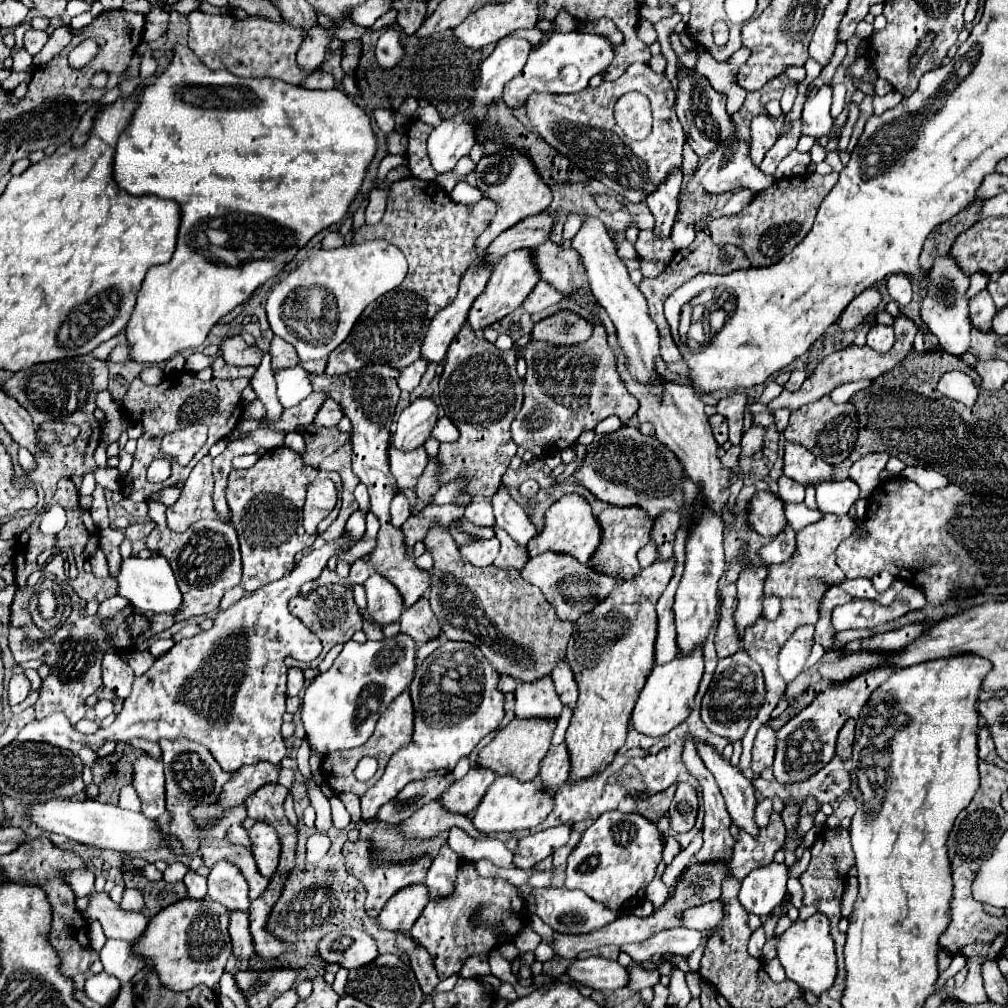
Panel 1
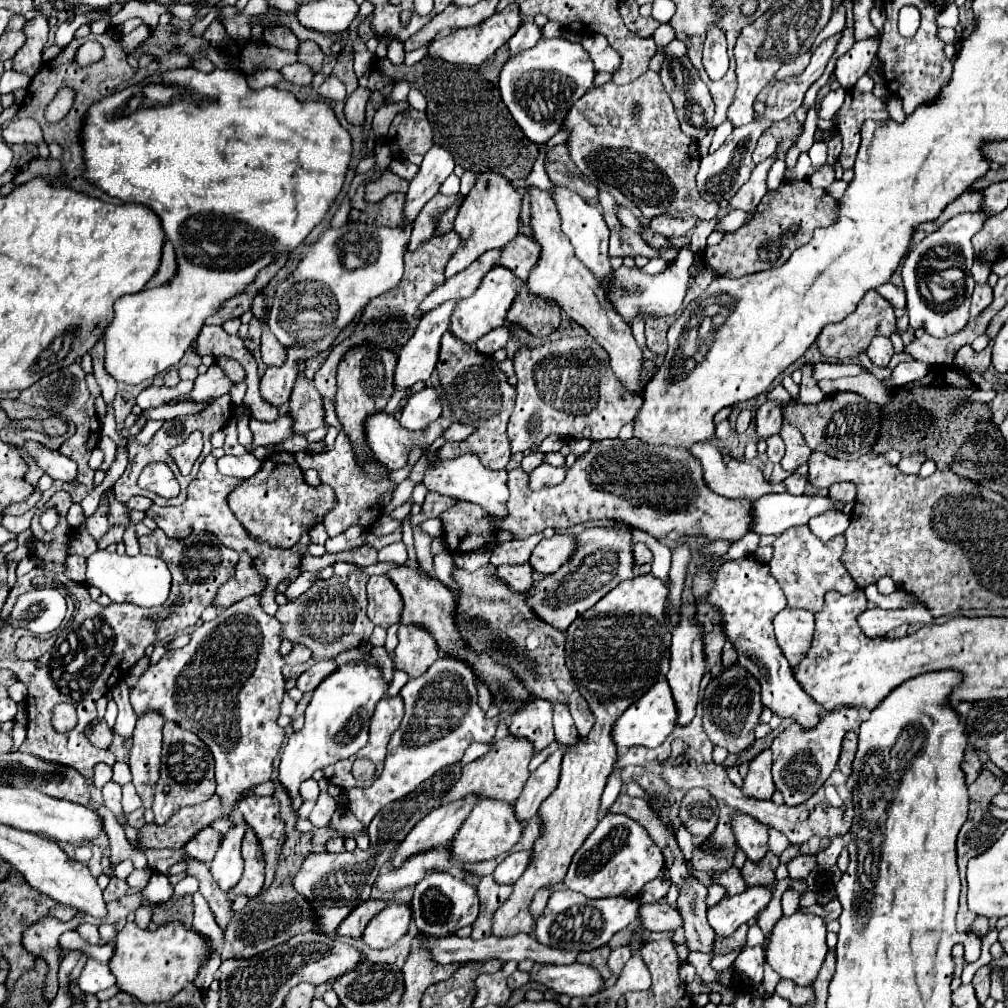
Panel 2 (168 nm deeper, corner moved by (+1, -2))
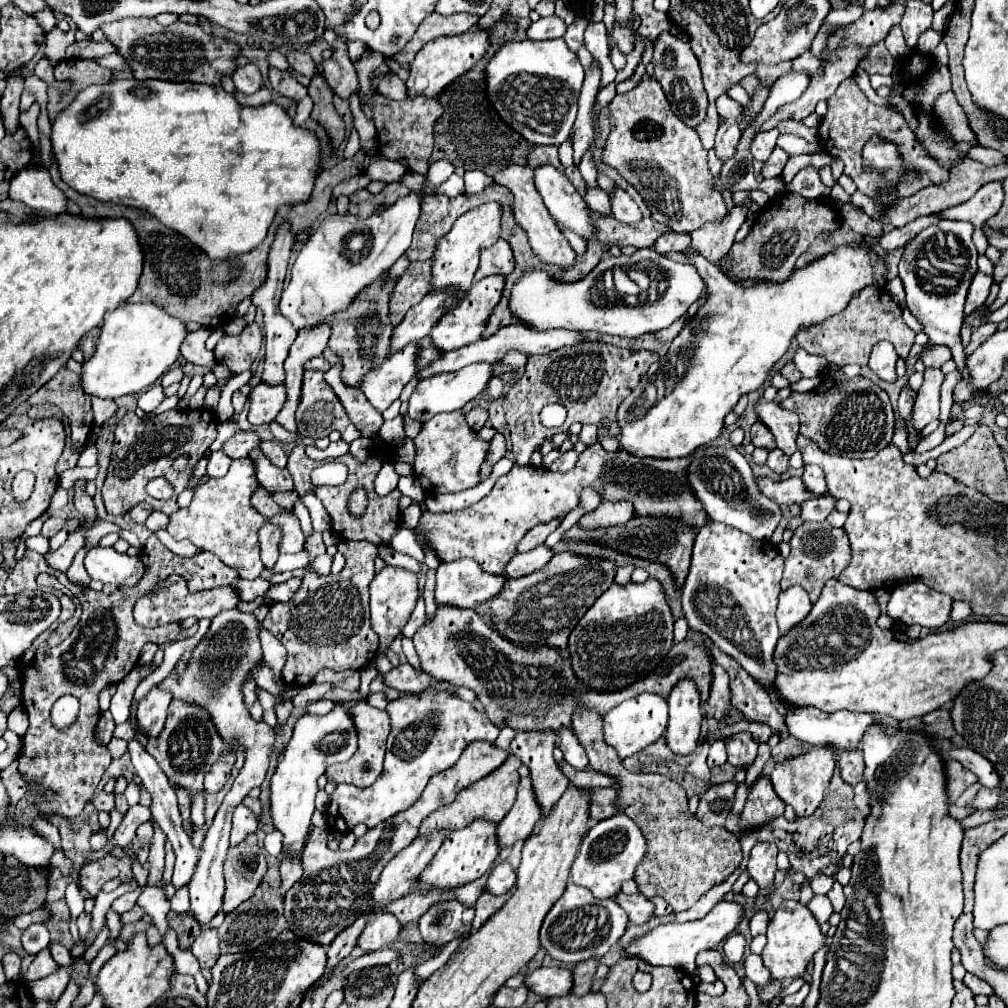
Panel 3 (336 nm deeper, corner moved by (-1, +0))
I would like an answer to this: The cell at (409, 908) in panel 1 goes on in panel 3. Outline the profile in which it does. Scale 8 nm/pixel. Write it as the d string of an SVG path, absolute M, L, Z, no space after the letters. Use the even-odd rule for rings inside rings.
M374 913L366 925L366 929L362 931L362 935L358 937L358 945L362 947L364 953L372 953L372 951L380 951L388 945L392 945L396 941L400 933L400 921L388 913Z

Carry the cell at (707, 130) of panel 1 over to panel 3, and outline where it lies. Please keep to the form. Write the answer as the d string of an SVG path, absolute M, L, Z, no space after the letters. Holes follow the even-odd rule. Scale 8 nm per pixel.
M668 31L660 35L660 41L656 41L656 49L654 49L654 77L662 85L666 99L676 117L680 117L690 127L696 127L698 123L704 121L708 109L708 97L702 83L698 59L686 41L680 41Z

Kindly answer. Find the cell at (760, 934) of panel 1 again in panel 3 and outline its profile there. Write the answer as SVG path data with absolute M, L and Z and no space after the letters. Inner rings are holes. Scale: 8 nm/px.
M750 953L746 959L744 959L744 969L746 969L746 979L750 979L754 985L766 985L768 979L770 979L770 973L768 969L764 967L762 963L762 957L756 955L756 953Z

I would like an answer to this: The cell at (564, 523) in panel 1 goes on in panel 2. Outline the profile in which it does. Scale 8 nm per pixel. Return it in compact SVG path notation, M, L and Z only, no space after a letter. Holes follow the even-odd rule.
M554 535L550 539L542 539L534 547L528 563L534 567L536 573L542 573L542 575L554 573L570 559L570 553L574 553L572 551L574 543L576 541L572 535Z

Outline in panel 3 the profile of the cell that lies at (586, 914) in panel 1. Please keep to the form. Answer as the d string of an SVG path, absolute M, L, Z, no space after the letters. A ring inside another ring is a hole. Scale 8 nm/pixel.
M568 883L564 895L552 905L542 923L540 943L554 959L564 963L580 963L592 957L602 957L624 935L626 925L628 915L620 905L616 905L616 899L600 901L592 897L590 889Z

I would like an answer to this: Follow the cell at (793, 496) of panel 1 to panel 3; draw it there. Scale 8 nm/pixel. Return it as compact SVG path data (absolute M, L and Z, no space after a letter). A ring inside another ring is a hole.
M804 465L802 481L804 481L806 489L808 489L812 495L822 495L822 493L826 493L824 471L822 471L818 465Z

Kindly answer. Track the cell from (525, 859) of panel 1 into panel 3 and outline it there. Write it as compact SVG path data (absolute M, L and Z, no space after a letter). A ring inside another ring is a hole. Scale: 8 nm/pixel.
M502 861L492 869L488 883L486 883L486 889L494 895L502 895L502 893L508 893L514 887L514 883L516 883L514 867L508 861Z

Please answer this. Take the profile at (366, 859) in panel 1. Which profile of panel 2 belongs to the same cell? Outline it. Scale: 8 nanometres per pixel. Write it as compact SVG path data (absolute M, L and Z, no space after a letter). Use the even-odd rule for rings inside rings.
M366 901L366 903L362 903L340 923L336 935L338 937L362 937L368 921L374 915L378 915L386 905L388 905L386 901Z

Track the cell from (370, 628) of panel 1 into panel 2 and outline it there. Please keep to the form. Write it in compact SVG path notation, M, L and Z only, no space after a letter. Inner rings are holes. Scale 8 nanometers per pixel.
M373 647L370 651L374 664L382 670L382 677L391 683L394 672L394 663L384 647Z

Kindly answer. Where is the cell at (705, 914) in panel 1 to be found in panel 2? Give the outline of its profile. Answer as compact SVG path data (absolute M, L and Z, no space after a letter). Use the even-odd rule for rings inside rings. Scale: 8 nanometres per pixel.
M650 903L638 909L640 925L648 931L678 931L682 927L680 913L668 903Z

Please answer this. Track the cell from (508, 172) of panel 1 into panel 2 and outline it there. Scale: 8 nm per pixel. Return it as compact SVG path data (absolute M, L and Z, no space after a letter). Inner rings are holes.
M478 175L476 185L466 197L466 201L462 203L454 223L454 231L460 235L462 243L456 249L456 253L450 257L444 269L444 277L450 279L452 275L464 271L470 263L474 263L482 253L504 247L504 243L514 239L518 235L520 205L522 205L522 199L516 193L516 189L510 185L510 181L502 179L500 175Z

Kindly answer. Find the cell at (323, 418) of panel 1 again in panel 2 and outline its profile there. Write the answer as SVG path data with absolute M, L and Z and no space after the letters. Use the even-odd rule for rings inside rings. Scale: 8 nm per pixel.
M298 363L298 379L294 383L290 401L288 401L288 415L292 419L292 433L302 435L312 429L326 425L324 421L324 407L322 399L312 381L304 375L304 363Z

